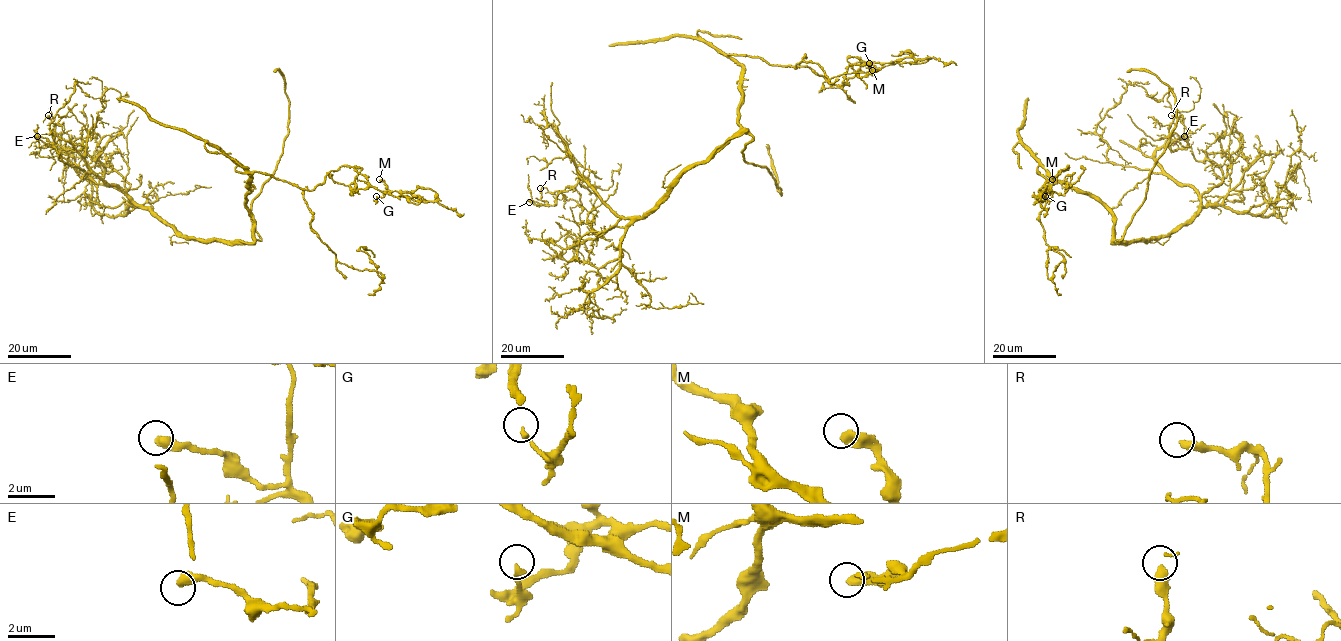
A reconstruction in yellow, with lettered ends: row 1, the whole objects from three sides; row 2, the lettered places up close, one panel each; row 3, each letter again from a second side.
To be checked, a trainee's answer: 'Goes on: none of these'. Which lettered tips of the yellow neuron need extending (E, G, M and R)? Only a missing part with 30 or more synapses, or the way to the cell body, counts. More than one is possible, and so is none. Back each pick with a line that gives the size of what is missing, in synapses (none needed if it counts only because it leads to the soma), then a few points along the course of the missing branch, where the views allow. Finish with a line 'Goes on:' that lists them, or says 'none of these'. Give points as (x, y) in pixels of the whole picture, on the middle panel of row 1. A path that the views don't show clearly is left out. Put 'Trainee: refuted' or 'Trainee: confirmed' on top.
Trainee: confirmed
Goes on: none of these

